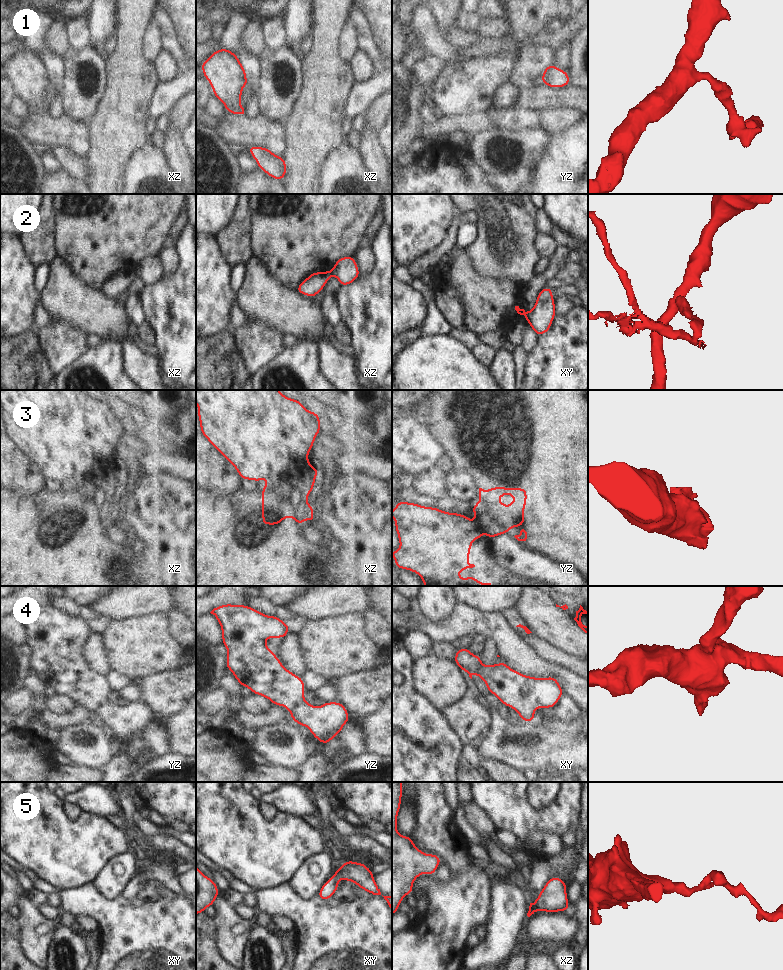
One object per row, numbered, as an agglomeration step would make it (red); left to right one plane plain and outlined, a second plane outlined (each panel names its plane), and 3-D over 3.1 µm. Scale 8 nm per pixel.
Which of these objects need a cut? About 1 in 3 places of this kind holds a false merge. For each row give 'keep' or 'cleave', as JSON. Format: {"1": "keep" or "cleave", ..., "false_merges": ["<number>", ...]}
{"1": "keep", "2": "cleave", "3": "cleave", "4": "keep", "5": "keep", "false_merges": ["2", "3"]}

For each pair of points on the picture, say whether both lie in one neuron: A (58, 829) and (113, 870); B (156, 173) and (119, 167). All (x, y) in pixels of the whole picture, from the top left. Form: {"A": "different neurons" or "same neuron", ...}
{"A": "different neurons", "B": "different neurons"}

